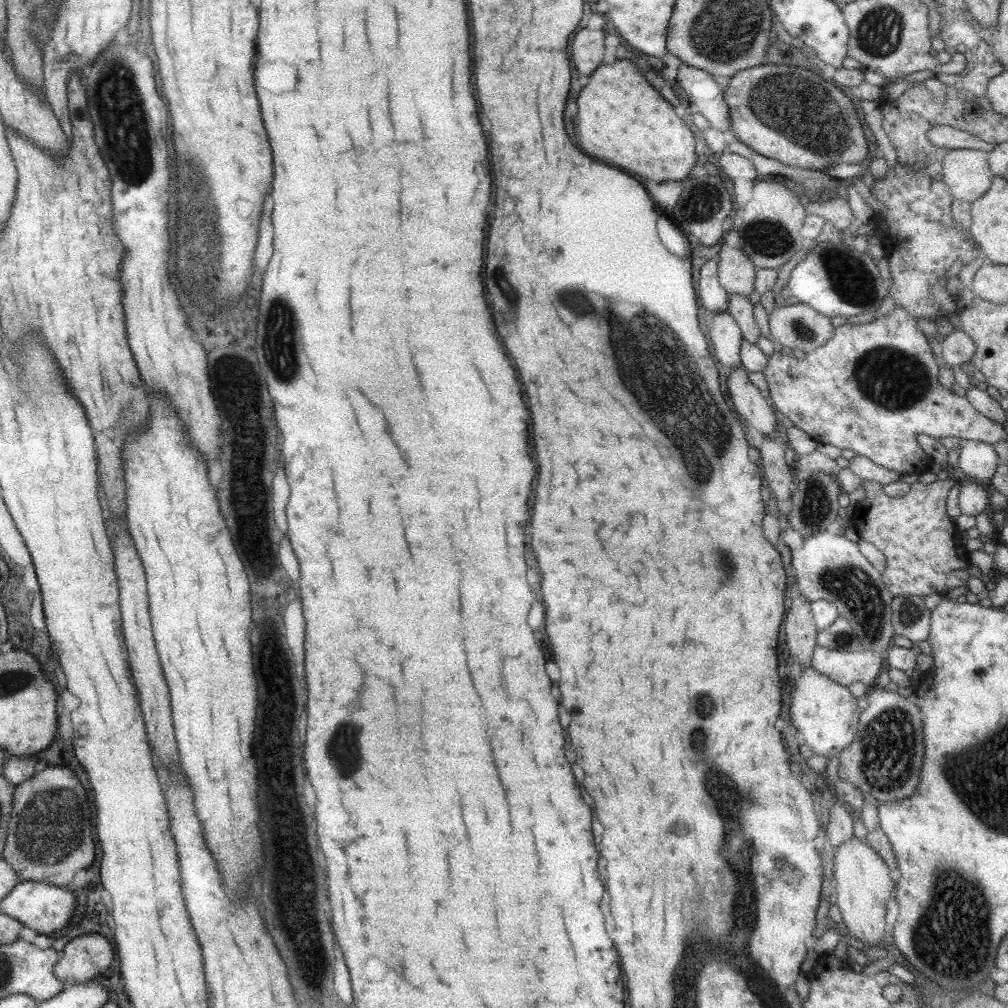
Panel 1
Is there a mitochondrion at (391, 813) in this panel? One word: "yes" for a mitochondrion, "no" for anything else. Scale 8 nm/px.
no

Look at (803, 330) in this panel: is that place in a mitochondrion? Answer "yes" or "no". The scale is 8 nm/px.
yes

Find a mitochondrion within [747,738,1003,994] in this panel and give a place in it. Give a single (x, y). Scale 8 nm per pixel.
(933, 935)

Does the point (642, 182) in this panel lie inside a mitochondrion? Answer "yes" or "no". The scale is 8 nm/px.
no

